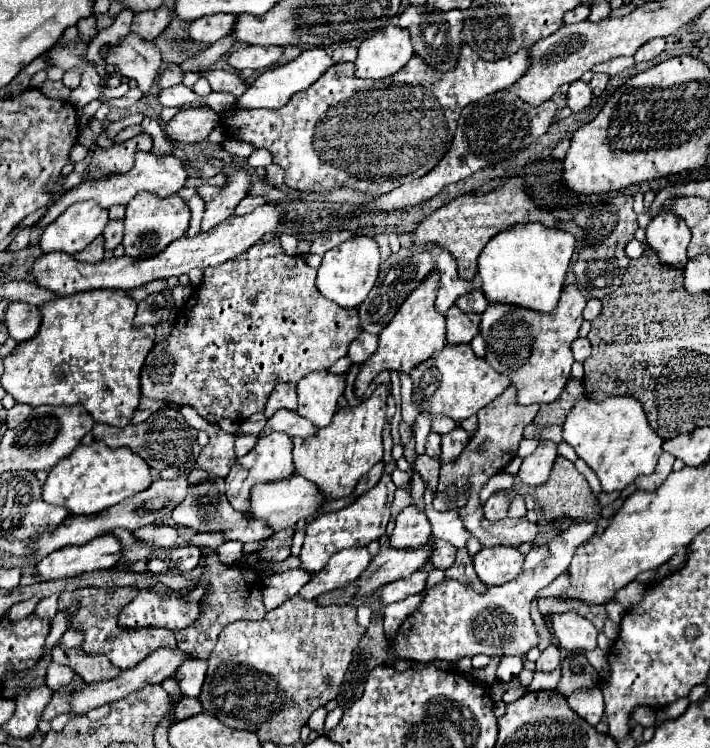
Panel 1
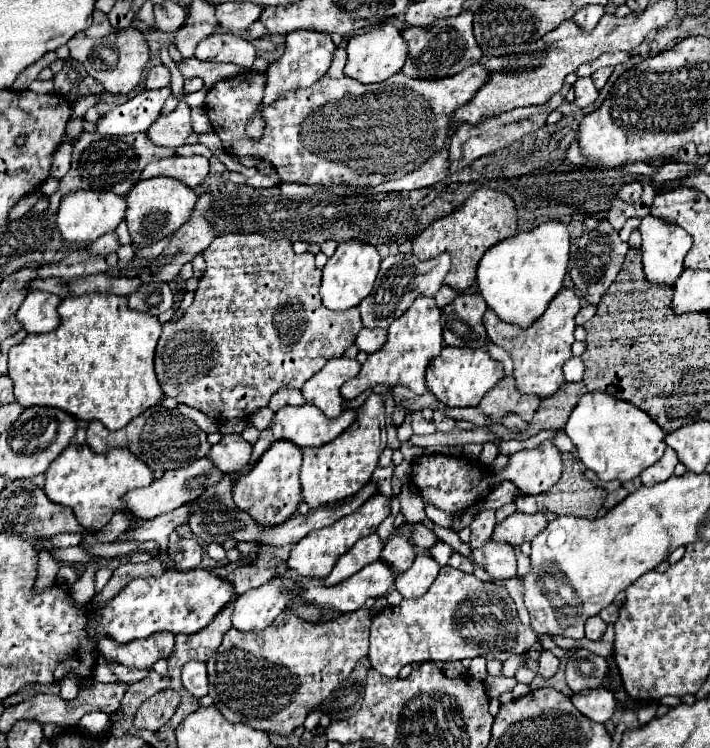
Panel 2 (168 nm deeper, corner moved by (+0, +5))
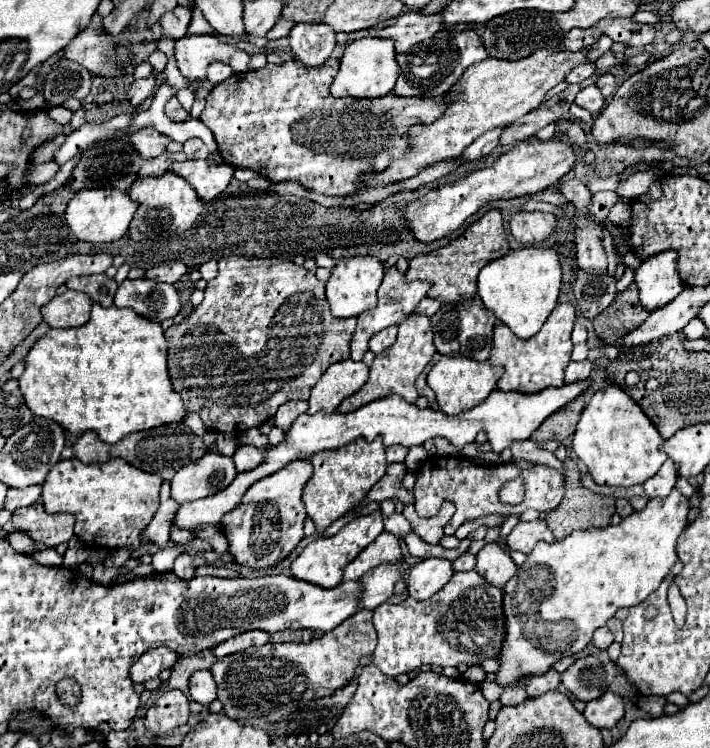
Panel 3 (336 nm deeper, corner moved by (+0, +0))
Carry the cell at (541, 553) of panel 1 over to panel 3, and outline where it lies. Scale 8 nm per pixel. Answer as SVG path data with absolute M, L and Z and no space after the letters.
M673 490L663 500L649 500L645 510L633 512L617 526L577 530L551 544L539 542L527 556L525 564L517 568L517 574L505 586L505 618L507 636L505 648L497 656L501 668L497 670L497 684L513 686L521 676L535 676L547 672L555 660L581 652L593 636L593 630L603 626L617 608L629 608L643 602L671 572L677 558L677 538L687 526L689 500L681 492Z

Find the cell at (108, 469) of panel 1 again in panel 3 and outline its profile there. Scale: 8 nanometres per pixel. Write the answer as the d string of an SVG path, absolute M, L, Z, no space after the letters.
M77 458L59 460L45 484L43 506L49 514L71 512L77 516L75 536L95 548L137 548L143 544L143 528L151 522L159 508L159 488L163 478L133 468L121 458L107 460L105 464L83 464Z

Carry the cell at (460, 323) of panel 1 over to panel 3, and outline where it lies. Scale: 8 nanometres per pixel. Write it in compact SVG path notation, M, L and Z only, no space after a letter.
M471 298L471 300L461 300L453 304L443 304L439 312L431 316L431 328L435 334L435 348L439 354L447 356L465 356L473 360L487 360L491 352L491 342L493 342L493 326L497 318L493 312L483 308L481 298Z

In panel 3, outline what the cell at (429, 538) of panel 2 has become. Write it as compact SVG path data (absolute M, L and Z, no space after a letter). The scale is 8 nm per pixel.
M393 514L391 518L385 518L385 530L399 536L399 538L405 538L413 528L411 524L405 520L403 514Z

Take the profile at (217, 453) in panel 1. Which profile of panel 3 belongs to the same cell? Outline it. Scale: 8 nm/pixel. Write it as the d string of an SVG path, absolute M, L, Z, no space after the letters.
M239 446L235 450L235 454L231 456L237 472L245 472L245 470L251 470L257 464L261 464L263 462L263 452L265 452L263 448L255 448L255 446Z

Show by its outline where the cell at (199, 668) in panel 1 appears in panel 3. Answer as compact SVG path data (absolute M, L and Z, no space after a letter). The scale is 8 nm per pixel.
M197 670L189 678L191 698L199 704L211 704L217 698L217 686L209 670Z

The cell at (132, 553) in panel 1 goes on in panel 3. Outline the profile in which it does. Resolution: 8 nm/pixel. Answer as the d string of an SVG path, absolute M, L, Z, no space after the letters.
M31 504L25 508L17 508L11 518L13 530L27 534L35 542L45 546L57 546L61 542L69 542L73 538L73 514L47 514L43 504Z

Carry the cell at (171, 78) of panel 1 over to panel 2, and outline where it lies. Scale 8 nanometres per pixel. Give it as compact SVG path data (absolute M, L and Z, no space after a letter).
M157 65L151 67L147 77L145 77L145 89L161 89L161 87L169 87L171 81L171 73L165 65Z

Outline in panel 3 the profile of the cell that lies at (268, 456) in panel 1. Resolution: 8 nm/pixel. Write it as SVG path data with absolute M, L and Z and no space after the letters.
M295 460L271 476L257 480L243 496L241 504L221 520L235 562L247 568L269 568L283 560L303 538L303 522L307 518L301 490L311 478L309 460Z

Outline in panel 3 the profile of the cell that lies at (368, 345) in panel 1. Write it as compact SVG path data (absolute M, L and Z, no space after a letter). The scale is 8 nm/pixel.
M389 326L389 328L373 334L369 340L369 350L373 354L381 354L385 348L389 348L395 342L395 336L397 336L397 326Z

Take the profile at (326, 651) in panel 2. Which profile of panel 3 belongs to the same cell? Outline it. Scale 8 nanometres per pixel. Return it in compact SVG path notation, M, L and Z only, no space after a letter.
M363 608L355 616L349 616L349 620L341 622L335 630L311 642L279 642L279 644L267 642L263 646L247 648L245 652L235 652L233 656L225 656L217 660L211 668L211 674L217 682L217 698L223 704L225 716L239 722L255 722L255 720L279 722L285 716L289 716L289 712L295 712L297 708L301 708L305 702L317 700L321 696L331 696L337 688L345 686L353 678L355 668L359 666L359 660L363 656L369 656L375 650L377 636L375 636L371 618L373 618L373 612Z

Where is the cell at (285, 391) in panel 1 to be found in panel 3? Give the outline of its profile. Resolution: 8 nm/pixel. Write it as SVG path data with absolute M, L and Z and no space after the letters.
M289 400L289 402L285 402L285 404L281 404L281 408L277 410L277 414L275 414L275 424L281 428L281 430L287 430L289 426L291 426L291 422L299 416L299 414L303 414L303 412L307 412L307 402L301 402L301 400Z

